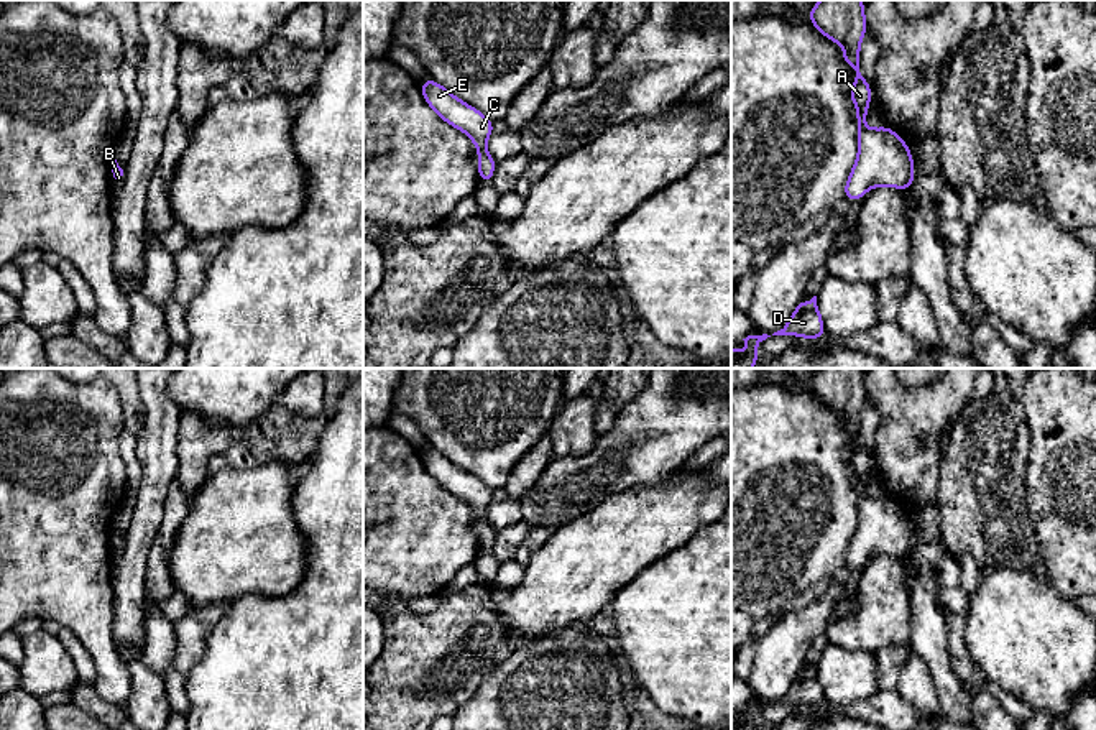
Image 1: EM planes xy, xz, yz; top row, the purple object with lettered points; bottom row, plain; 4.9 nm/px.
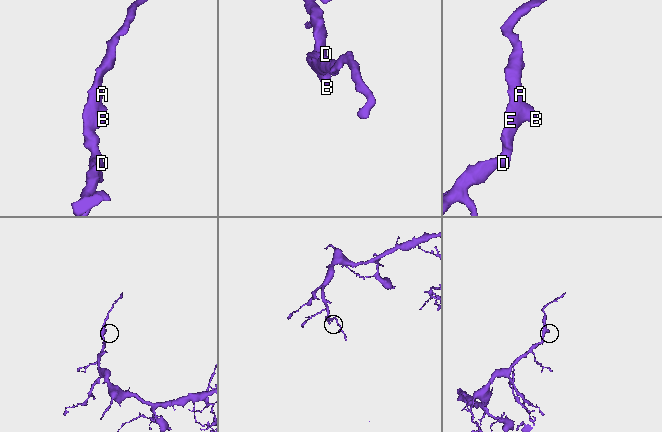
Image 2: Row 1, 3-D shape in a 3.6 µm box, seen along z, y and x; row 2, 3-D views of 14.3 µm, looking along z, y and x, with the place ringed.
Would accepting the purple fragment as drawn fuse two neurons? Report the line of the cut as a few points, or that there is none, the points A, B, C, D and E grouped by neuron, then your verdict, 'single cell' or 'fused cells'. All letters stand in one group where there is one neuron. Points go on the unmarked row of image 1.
cut none; groups A B C D E; single cell

